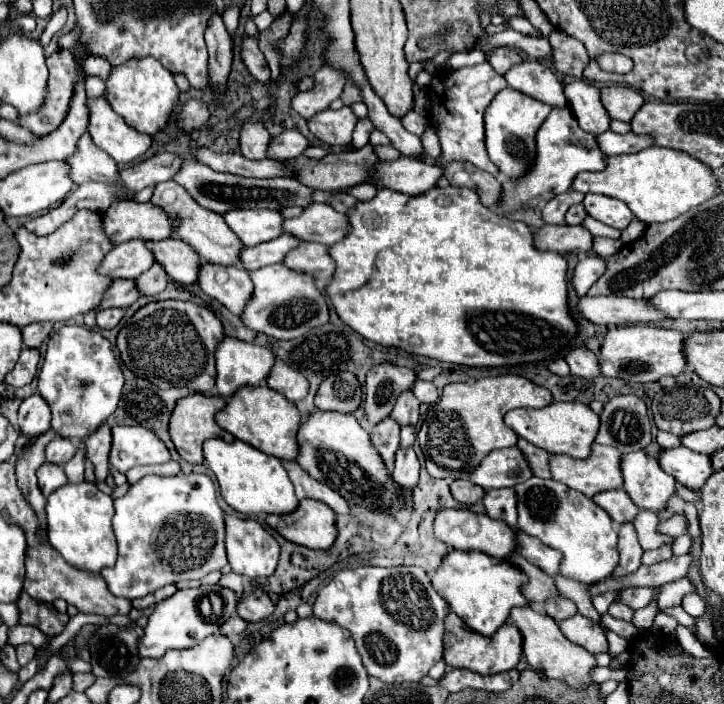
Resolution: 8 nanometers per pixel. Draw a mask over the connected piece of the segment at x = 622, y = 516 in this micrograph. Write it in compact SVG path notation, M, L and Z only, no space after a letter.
M609 490L609 492L601 492L595 498L595 504L599 504L617 524L627 524L631 522L637 514L639 508L633 504L633 500L629 498L629 494L625 490Z

